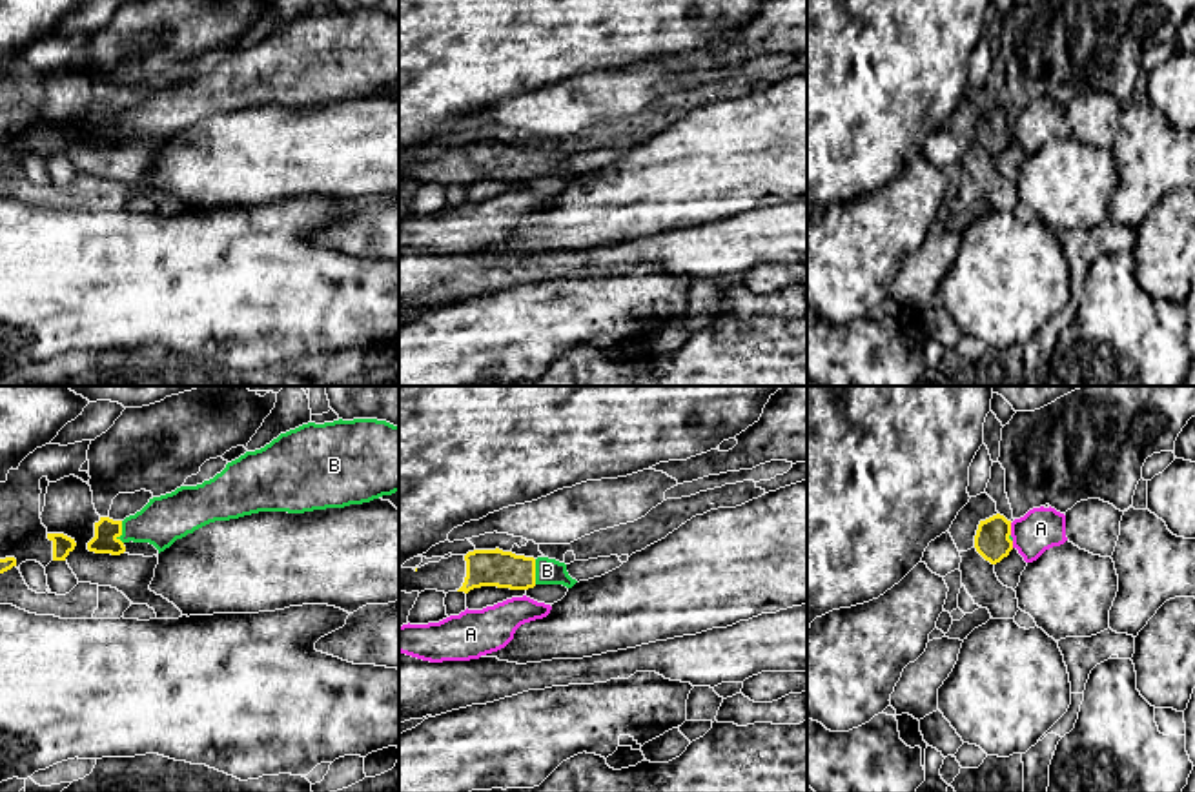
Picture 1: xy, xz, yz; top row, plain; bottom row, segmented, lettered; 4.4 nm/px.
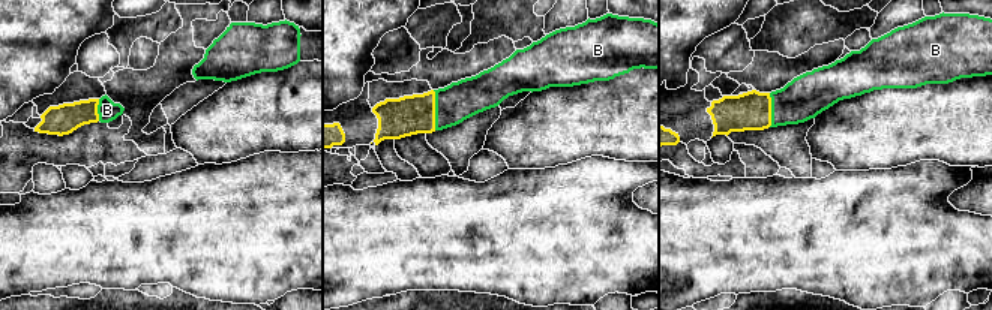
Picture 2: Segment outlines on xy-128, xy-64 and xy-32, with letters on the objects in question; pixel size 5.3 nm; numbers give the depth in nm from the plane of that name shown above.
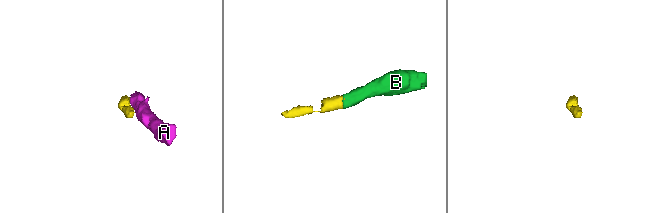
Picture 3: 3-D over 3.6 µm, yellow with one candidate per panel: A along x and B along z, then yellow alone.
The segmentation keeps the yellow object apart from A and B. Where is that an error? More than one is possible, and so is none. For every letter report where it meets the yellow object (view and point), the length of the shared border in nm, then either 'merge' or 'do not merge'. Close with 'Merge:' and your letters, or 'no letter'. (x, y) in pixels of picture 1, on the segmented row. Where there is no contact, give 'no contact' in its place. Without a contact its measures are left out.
A: yz (1010, 528) | 60 nm | do not merge
B: xy (121, 532) | 100 nm | merge
Merge: B

